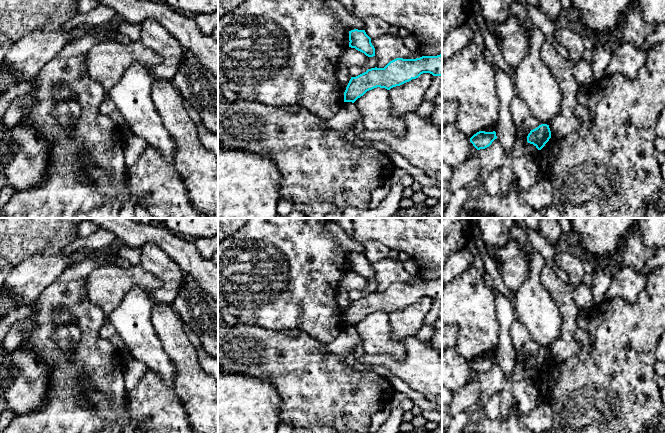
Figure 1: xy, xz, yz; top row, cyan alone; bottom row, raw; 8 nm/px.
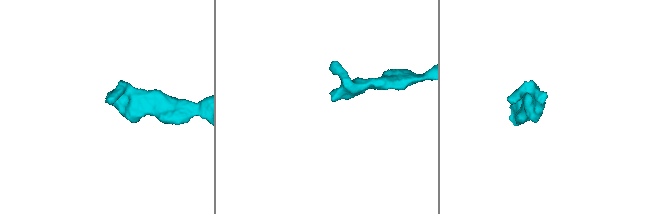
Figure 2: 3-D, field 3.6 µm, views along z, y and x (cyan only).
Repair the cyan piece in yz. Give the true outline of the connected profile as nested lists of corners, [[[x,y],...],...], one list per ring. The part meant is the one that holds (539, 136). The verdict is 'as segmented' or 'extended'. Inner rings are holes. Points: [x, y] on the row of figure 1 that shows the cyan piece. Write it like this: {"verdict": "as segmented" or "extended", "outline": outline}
{"verdict": "as segmented", "outline": [[[541,124],[530,131],[527,136],[527,142],[533,144],[538,150],[541,150],[551,138],[549,125]]]}

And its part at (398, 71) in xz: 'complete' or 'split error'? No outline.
complete

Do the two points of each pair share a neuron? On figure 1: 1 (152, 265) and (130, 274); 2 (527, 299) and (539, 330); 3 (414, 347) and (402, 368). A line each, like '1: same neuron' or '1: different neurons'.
1: different neurons
2: same neuron
3: same neuron

